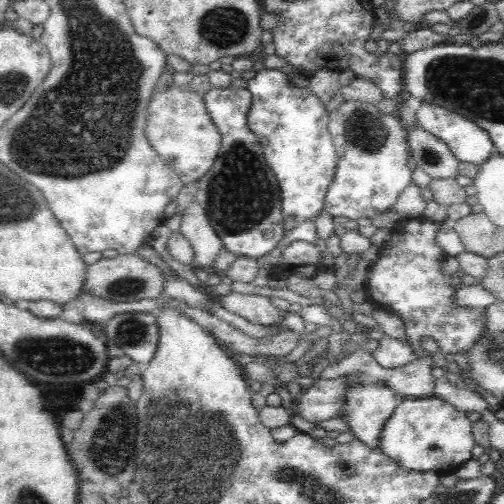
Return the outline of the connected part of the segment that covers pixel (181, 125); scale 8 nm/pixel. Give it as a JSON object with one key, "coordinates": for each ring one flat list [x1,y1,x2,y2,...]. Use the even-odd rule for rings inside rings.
{"coordinates":[[172,85,167,91,159,86,149,105,146,134,154,150,180,177,182,186,197,184,215,163,222,146,222,135,207,111,205,101,190,87,181,90]]}

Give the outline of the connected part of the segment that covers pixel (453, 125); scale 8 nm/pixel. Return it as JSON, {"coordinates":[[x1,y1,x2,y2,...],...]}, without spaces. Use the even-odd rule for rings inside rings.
{"coordinates":[[419,104,417,105,416,117,417,124,424,131,446,143,446,146,460,162,480,167,483,162,490,158,492,151,494,151,488,133,480,128,480,125,456,114,456,112,448,111,436,104]]}

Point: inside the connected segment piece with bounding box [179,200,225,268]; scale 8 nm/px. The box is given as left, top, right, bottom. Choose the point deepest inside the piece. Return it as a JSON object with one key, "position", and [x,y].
{"position":[195,225]}

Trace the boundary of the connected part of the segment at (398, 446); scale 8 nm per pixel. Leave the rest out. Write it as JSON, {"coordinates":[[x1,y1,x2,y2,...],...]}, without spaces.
{"coordinates":[[426,397,421,399,404,398,396,405,394,412,384,422,380,434,379,449,392,459,400,468,420,472,435,471,437,474,455,471,462,463,472,456,472,449,476,445,472,433,472,423,462,413,441,398]]}

